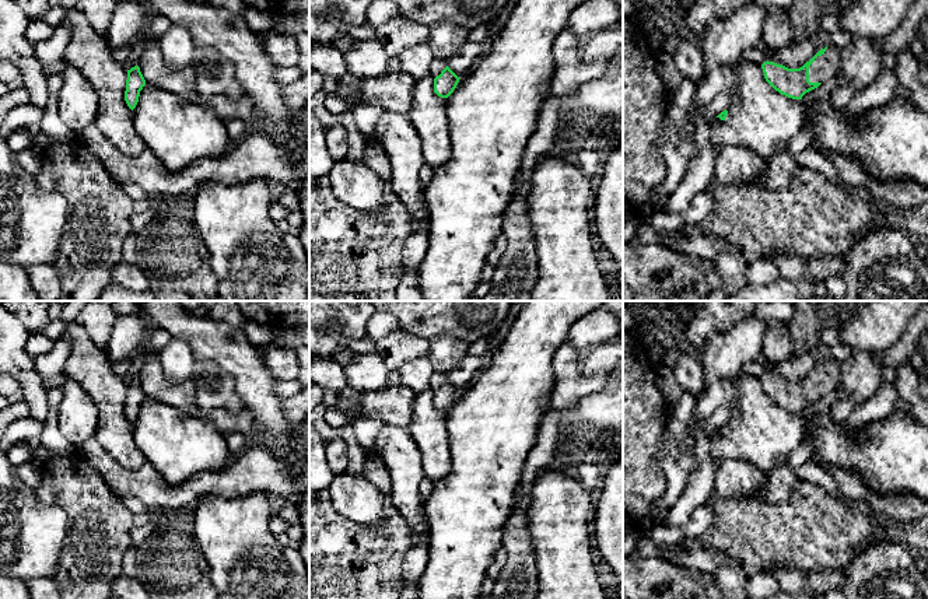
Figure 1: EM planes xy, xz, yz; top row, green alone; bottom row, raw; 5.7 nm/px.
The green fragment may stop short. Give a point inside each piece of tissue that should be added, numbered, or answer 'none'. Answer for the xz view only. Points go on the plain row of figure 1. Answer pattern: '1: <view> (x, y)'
none

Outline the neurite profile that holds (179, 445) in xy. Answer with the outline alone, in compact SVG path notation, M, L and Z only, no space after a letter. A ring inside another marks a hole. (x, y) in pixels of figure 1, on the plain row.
M151 397L140 404L133 435L146 460L174 486L197 473L220 472L232 458L213 423Z

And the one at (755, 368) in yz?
M754 360L754 361L746 362L742 367L742 374L747 374L747 375L756 376L756 378L763 378L764 376L763 360Z

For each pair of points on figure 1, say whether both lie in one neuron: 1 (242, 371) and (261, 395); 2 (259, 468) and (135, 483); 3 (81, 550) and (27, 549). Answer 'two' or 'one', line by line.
1: one
2: one
3: two

